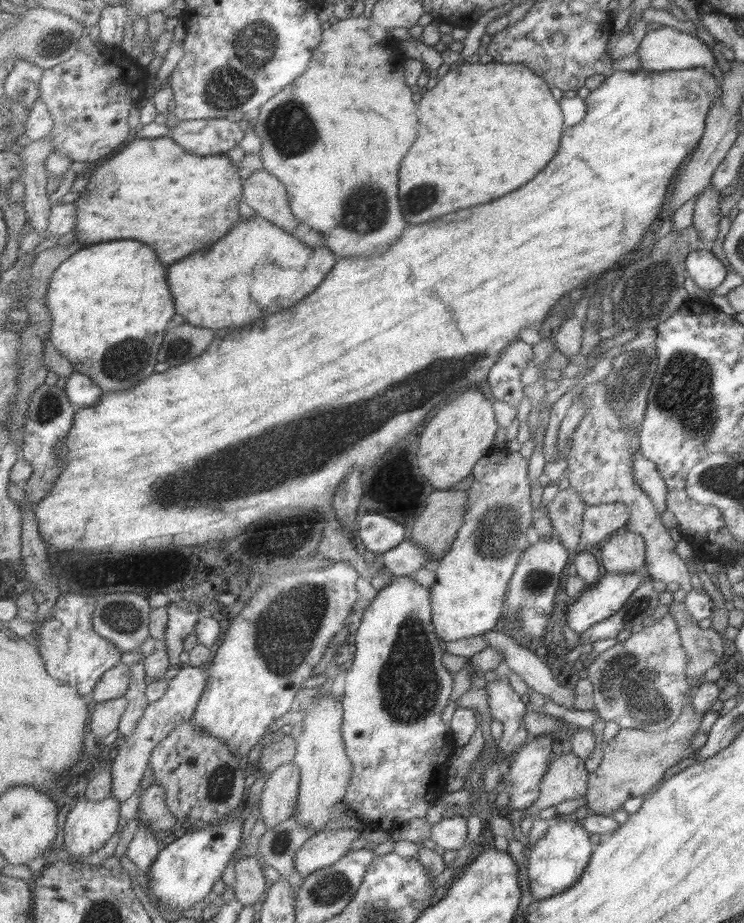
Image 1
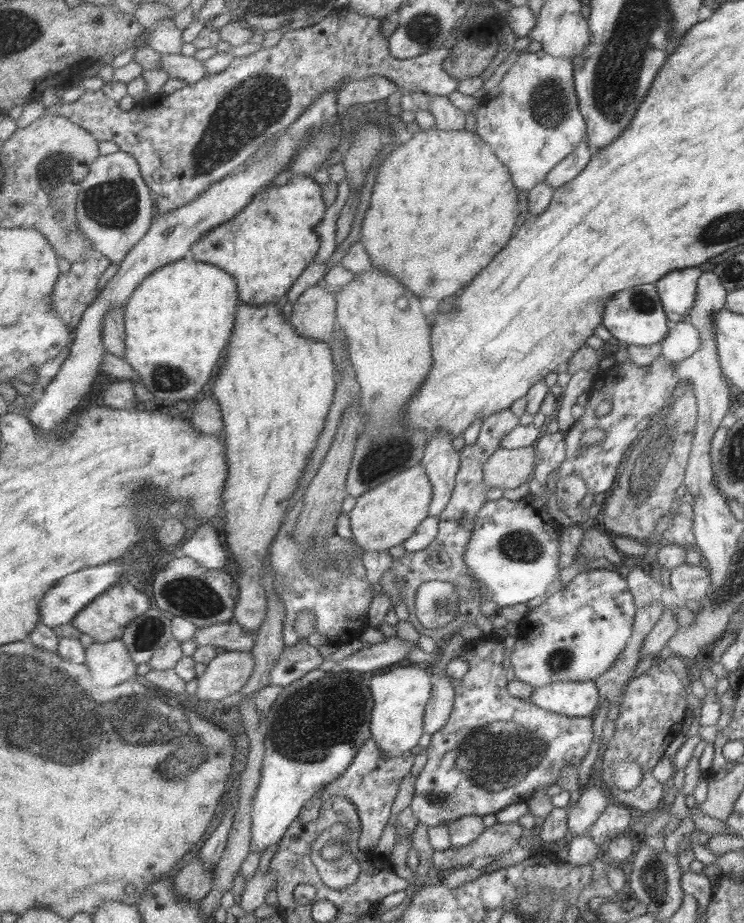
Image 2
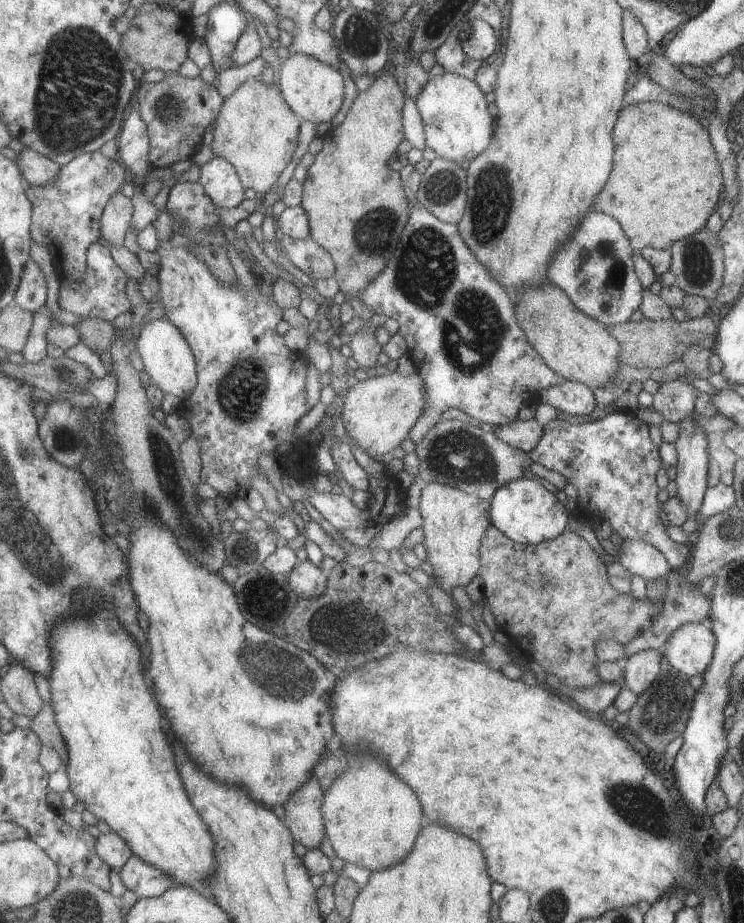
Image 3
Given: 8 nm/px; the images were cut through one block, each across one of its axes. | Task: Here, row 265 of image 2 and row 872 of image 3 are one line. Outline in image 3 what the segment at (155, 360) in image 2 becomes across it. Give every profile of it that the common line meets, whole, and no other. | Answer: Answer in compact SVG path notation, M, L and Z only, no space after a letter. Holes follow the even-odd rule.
M103 606L103 608L105 608L103 614L93 614L93 618L77 618L75 622L61 622L59 630L55 630L55 638L51 638L55 642L55 646L52 646L54 672L49 678L54 693L53 706L58 718L58 724L62 728L69 750L71 750L70 760L65 768L72 781L70 790L79 801L85 804L87 810L90 810L96 816L96 819L104 821L112 831L119 834L129 844L135 855L165 871L176 881L177 885L188 885L195 887L197 890L206 891L206 887L204 887L206 879L211 874L214 874L216 870L215 840L213 840L207 824L203 822L203 818L195 810L193 802L189 800L189 794L187 794L185 784L181 780L181 774L177 770L175 754L173 754L173 748L171 748L169 738L165 734L167 720L161 714L161 706L159 706L153 690L145 682L143 662L141 662L141 648L135 642L135 638L127 630L123 630L119 620L113 618L113 614L107 610L107 606Z

